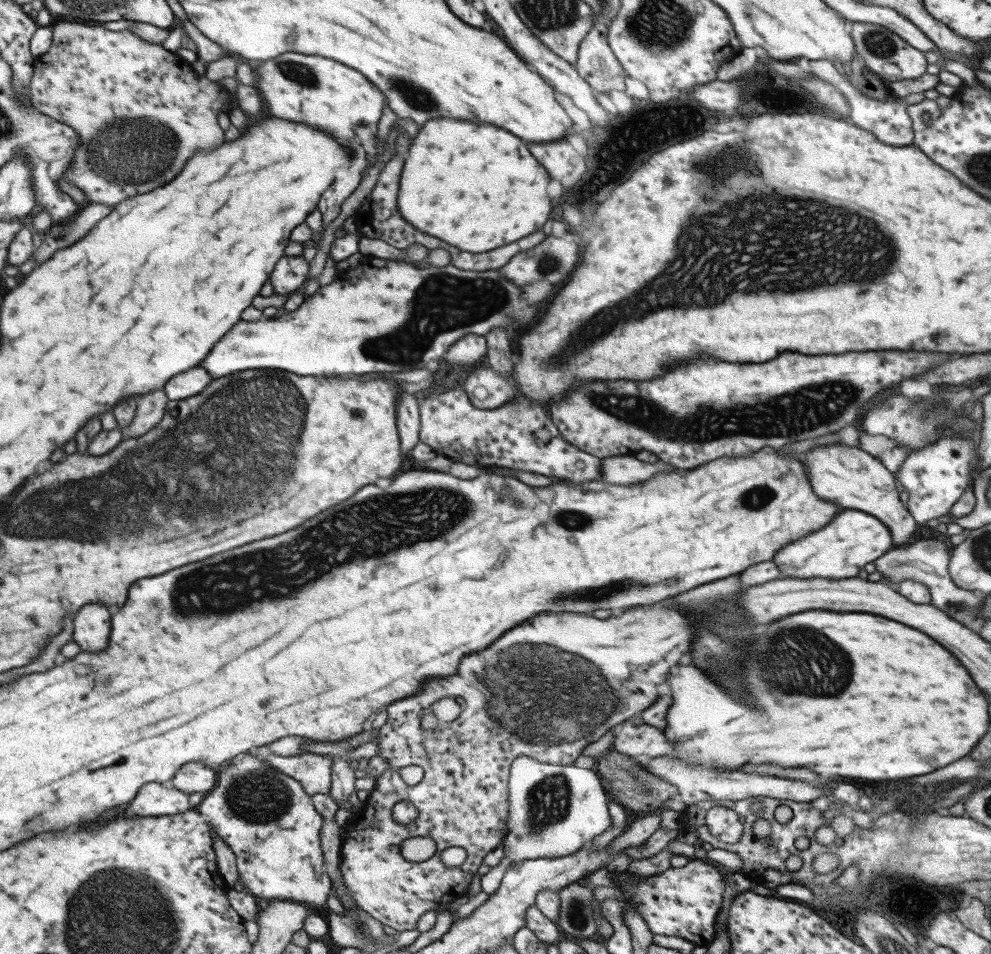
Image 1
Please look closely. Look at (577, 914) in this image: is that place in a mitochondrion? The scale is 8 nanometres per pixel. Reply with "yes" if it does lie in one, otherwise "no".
yes

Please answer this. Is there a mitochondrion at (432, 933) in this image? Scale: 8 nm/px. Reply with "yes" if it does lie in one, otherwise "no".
no

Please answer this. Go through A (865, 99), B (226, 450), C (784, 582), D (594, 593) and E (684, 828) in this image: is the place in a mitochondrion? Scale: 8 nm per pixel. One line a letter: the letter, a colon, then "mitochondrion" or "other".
A: other
B: mitochondrion
C: other
D: mitochondrion
E: other

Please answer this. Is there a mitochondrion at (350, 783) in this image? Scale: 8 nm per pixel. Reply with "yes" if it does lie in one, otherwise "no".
no

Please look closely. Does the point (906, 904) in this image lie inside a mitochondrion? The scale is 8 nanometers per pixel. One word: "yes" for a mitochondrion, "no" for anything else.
yes

